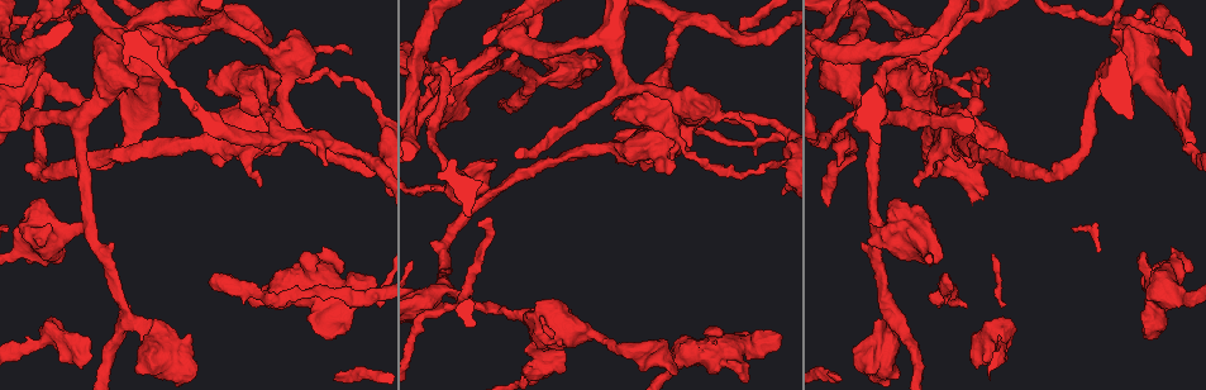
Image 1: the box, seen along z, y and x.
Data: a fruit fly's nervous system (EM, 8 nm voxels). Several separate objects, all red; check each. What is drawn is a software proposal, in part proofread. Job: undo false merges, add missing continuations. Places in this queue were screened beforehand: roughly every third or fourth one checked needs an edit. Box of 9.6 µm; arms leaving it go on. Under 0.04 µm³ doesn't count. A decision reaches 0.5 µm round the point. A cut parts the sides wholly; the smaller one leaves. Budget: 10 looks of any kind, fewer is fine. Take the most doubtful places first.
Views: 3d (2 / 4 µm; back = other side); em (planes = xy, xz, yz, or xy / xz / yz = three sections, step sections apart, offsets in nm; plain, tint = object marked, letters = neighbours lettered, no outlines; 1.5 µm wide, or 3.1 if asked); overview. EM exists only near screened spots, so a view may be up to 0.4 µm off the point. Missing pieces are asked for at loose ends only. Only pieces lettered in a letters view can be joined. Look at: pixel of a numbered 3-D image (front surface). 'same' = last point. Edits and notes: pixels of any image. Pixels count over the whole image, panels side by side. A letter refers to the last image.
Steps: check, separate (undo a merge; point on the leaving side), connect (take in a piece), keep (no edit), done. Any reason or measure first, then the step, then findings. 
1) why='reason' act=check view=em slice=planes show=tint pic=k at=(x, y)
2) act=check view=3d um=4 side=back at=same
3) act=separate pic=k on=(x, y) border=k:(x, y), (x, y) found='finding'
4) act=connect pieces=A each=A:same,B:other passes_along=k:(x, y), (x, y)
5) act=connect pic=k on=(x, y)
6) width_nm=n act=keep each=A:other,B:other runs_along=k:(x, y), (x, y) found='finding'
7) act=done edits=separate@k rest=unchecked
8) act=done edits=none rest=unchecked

why='an open end' act=check view=3d um=4 pic=1 at=(93, 355)

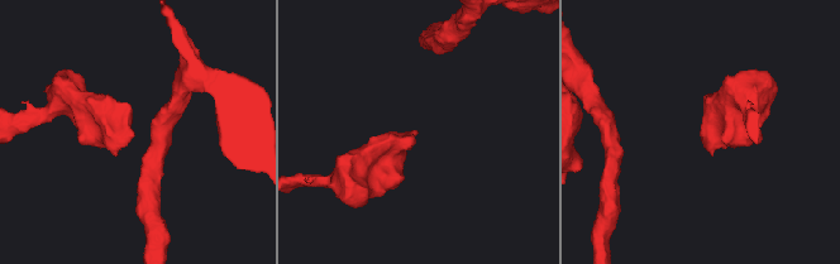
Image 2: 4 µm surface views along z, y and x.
why='now the EM' act=check view=em slice=xz step=4 show=letters pic=2 at=(131, 136)

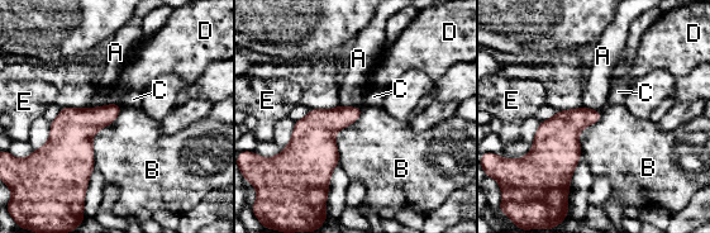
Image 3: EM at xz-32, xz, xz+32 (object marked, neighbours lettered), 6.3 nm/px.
act=keep each=A:other,B:other,C:other,D:other,E:other found='none of them fits'

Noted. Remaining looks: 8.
why='free end' act=check view=3d um=4 pic=1 at=(305, 252)

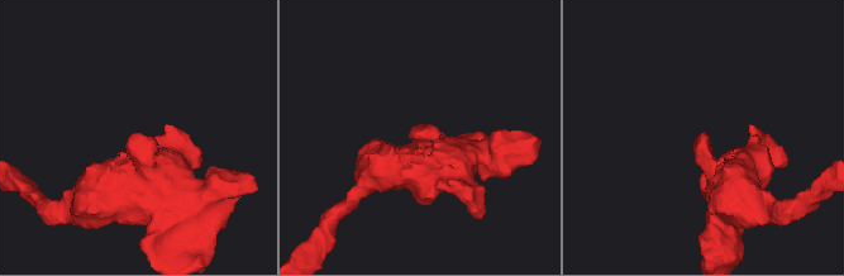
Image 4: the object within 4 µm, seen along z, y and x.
why='now the EM' act=check view=em slice=planes show=tint pic=4 at=(413, 130)

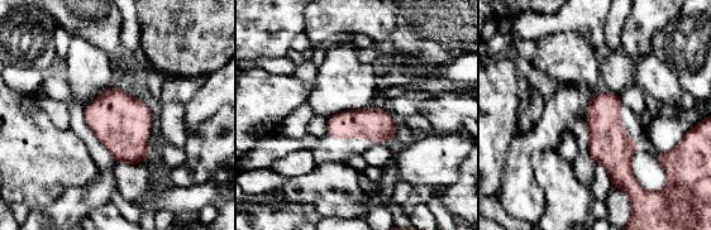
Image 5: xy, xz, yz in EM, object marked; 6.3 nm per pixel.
act=check view=em slice=planes show=letters at=same

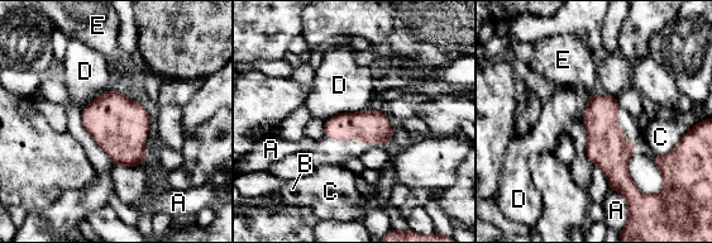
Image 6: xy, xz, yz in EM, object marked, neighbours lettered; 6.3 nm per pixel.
width_nm=180 act=keep each=A:other,B:other,C:other,D:other,E:other border=6:(367, 108), (324, 122) found='none of them fits'

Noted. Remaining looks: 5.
why='closes a loop' act=check view=em slice=xz step=4 show=tint pic=1 at=(347, 79)

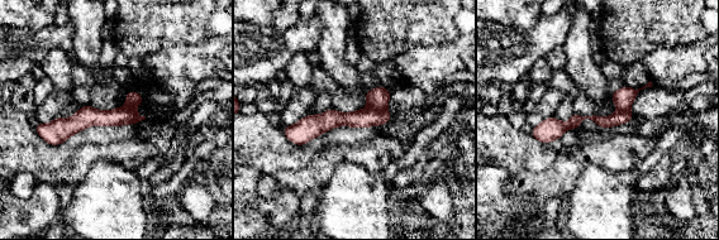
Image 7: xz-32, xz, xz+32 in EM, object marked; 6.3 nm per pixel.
act=check view=em slice=yz step=4 show=letters at=same

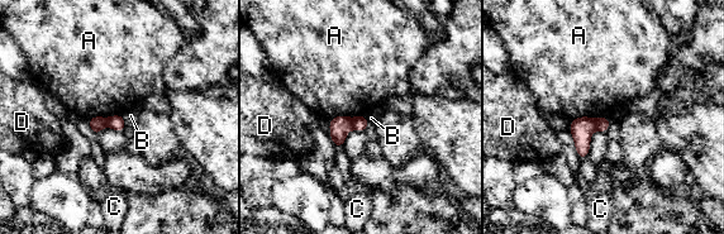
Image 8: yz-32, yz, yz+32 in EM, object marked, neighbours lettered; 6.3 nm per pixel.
act=separate pic=8 on=(360, 123) each=A:other,B:other,C:other,D:other border=8:(351, 119), (352, 127) found='two neurons meet here'

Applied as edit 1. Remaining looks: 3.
why='sudden change in width' act=check view=3d um=4 pic=1 at=(20, 252)

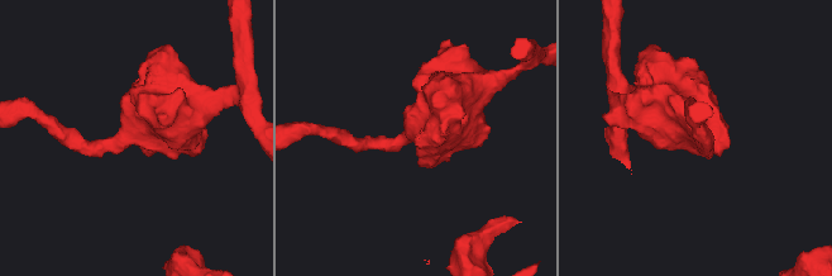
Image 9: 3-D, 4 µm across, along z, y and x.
why='shape alone is not enough' act=check view=em slice=planes show=letters pic=9 at=(129, 132)

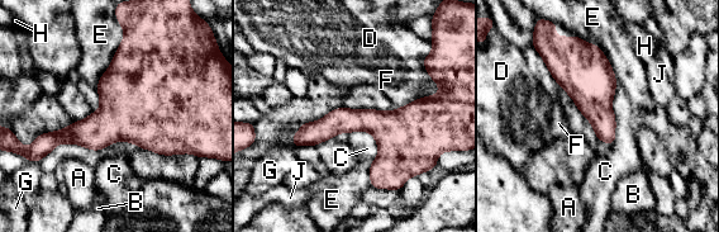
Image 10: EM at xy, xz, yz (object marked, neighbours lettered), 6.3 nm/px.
width_nm=150 act=keep each=A:other,B:other,C:other,D:other,E:other,F:other,G:other,H:other,J:other border=10:(575, 34), (613, 71), (617, 123) found='continuous, no second neuron'

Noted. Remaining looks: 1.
act=done edits=separate@8 rest=unchecked

